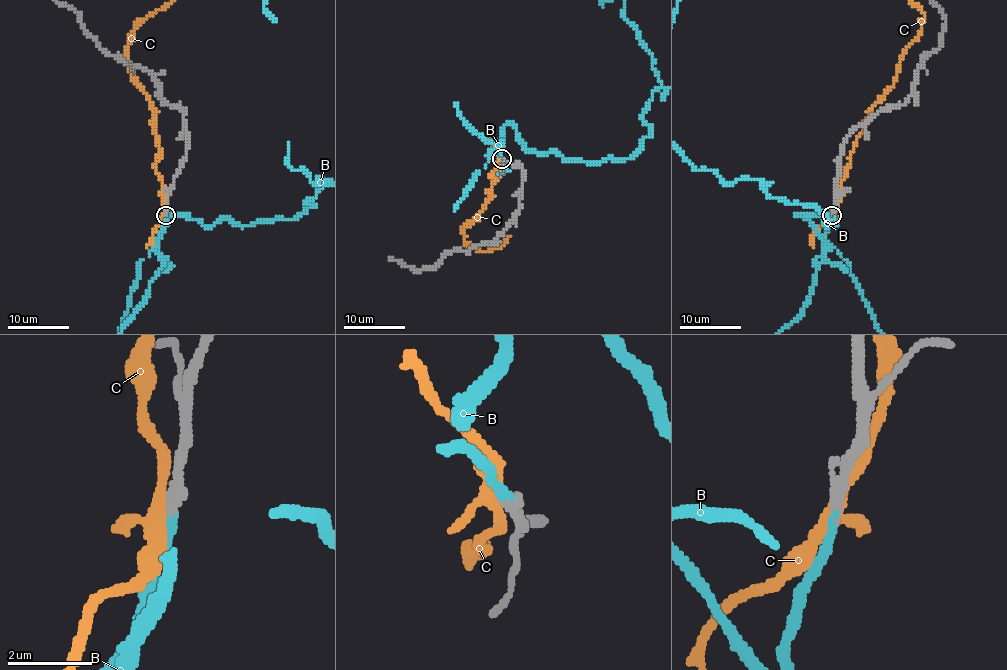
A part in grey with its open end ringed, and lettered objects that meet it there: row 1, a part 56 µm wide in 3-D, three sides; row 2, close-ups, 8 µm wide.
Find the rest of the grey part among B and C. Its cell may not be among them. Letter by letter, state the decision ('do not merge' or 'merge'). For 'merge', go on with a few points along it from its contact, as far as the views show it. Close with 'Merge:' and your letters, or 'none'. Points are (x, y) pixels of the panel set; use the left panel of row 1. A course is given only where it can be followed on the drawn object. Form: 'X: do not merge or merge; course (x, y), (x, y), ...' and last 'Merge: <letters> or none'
B: merge
C: do not merge
Merge: B

